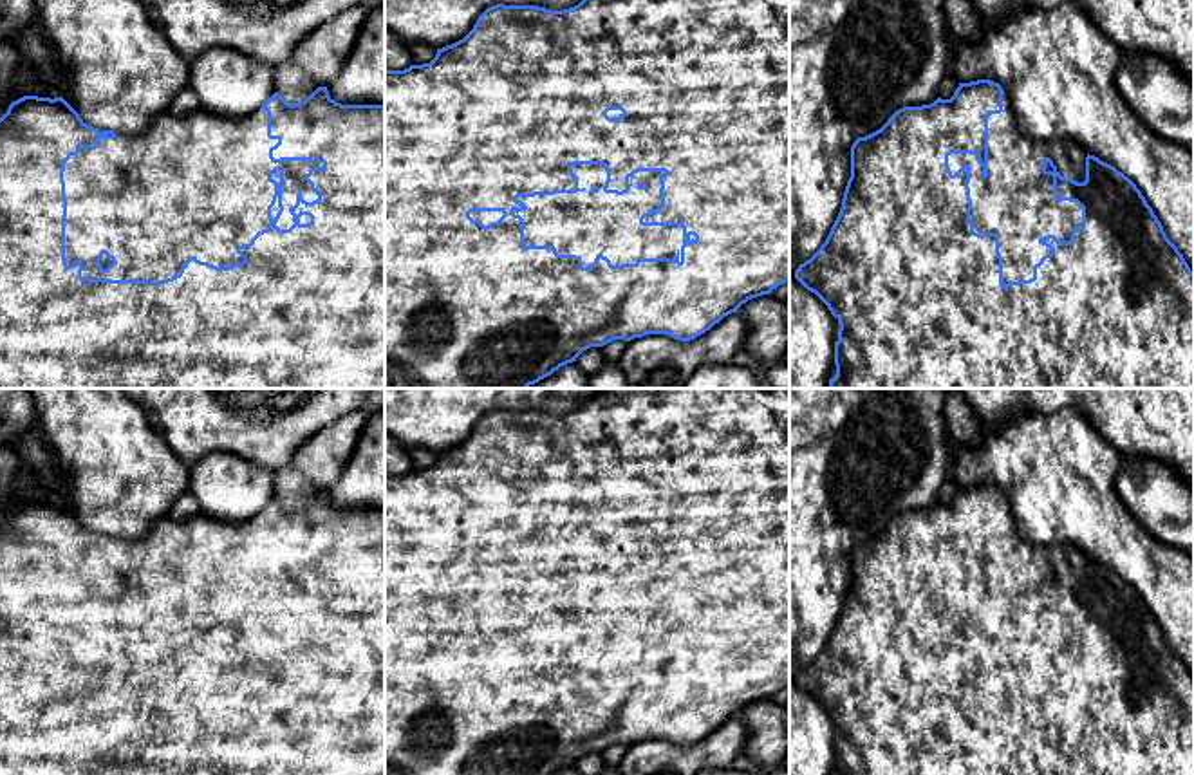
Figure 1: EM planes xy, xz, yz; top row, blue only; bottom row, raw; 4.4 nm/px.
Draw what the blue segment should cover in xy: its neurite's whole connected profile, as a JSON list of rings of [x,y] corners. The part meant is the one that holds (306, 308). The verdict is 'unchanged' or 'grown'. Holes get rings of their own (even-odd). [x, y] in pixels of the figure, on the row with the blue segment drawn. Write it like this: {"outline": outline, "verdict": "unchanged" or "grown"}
{"outline": [[[318,87],[318,89],[316,89],[316,90],[314,90],[314,92],[312,92],[312,94],[311,94],[311,96],[307,96],[307,98],[305,98],[305,99],[303,99],[303,101],[300,101],[300,103],[294,103],[294,105],[291,105],[291,103],[287,103],[287,101],[285,101],[285,99],[284,99],[284,98],[282,98],[282,96],[280,96],[280,94],[278,94],[278,92],[275,92],[275,94],[273,94],[273,96],[271,96],[271,98],[269,98],[269,99],[267,99],[267,101],[266,101],[266,103],[264,103],[264,105],[262,105],[262,107],[260,107],[260,108],[258,108],[258,110],[255,110],[255,112],[253,112],[253,114],[249,114],[249,116],[244,116],[244,117],[220,117],[220,116],[215,116],[215,114],[213,114],[213,112],[210,112],[210,110],[206,110],[206,108],[202,108],[202,107],[201,107],[201,108],[199,108],[199,110],[195,110],[195,112],[190,112],[190,114],[186,114],[186,116],[173,116],[173,114],[172,114],[172,112],[170,112],[170,110],[166,110],[166,112],[163,112],[163,114],[159,114],[159,116],[157,116],[157,117],[155,117],[155,119],[154,119],[154,121],[150,121],[150,125],[148,125],[148,126],[146,126],[146,128],[145,128],[145,130],[143,130],[143,132],[141,132],[141,134],[135,134],[135,135],[126,135],[126,134],[119,134],[119,132],[114,132],[114,130],[105,130],[105,128],[94,128],[94,126],[89,126],[89,125],[87,125],[87,123],[85,123],[85,121],[83,121],[83,119],[81,119],[81,117],[79,117],[79,114],[78,114],[78,112],[76,112],[76,110],[74,110],[74,108],[72,108],[72,107],[70,107],[70,105],[69,105],[69,103],[67,103],[67,101],[65,101],[65,99],[63,99],[63,98],[54,98],[54,99],[51,99],[51,98],[38,98],[38,96],[23,96],[23,98],[20,98],[20,99],[16,99],[16,101],[13,101],[13,103],[11,103],[11,105],[9,105],[9,108],[7,108],[7,112],[5,112],[5,114],[4,114],[4,116],[2,116],[2,117],[0,117],[0,388],[385,388],[385,105],[341,105],[341,103],[336,103],[336,101],[334,101],[334,99],[332,99],[332,98],[331,98],[331,96],[329,96],[329,90],[327,90],[327,87]]], "verdict": "grown"}

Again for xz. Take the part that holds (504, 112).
{"outline": [[[582,0],[551,11],[538,5],[488,7],[459,42],[430,63],[385,70],[385,388],[527,388],[591,349],[614,340],[667,334],[690,341],[751,298],[789,280],[789,0]]], "verdict": "grown"}

